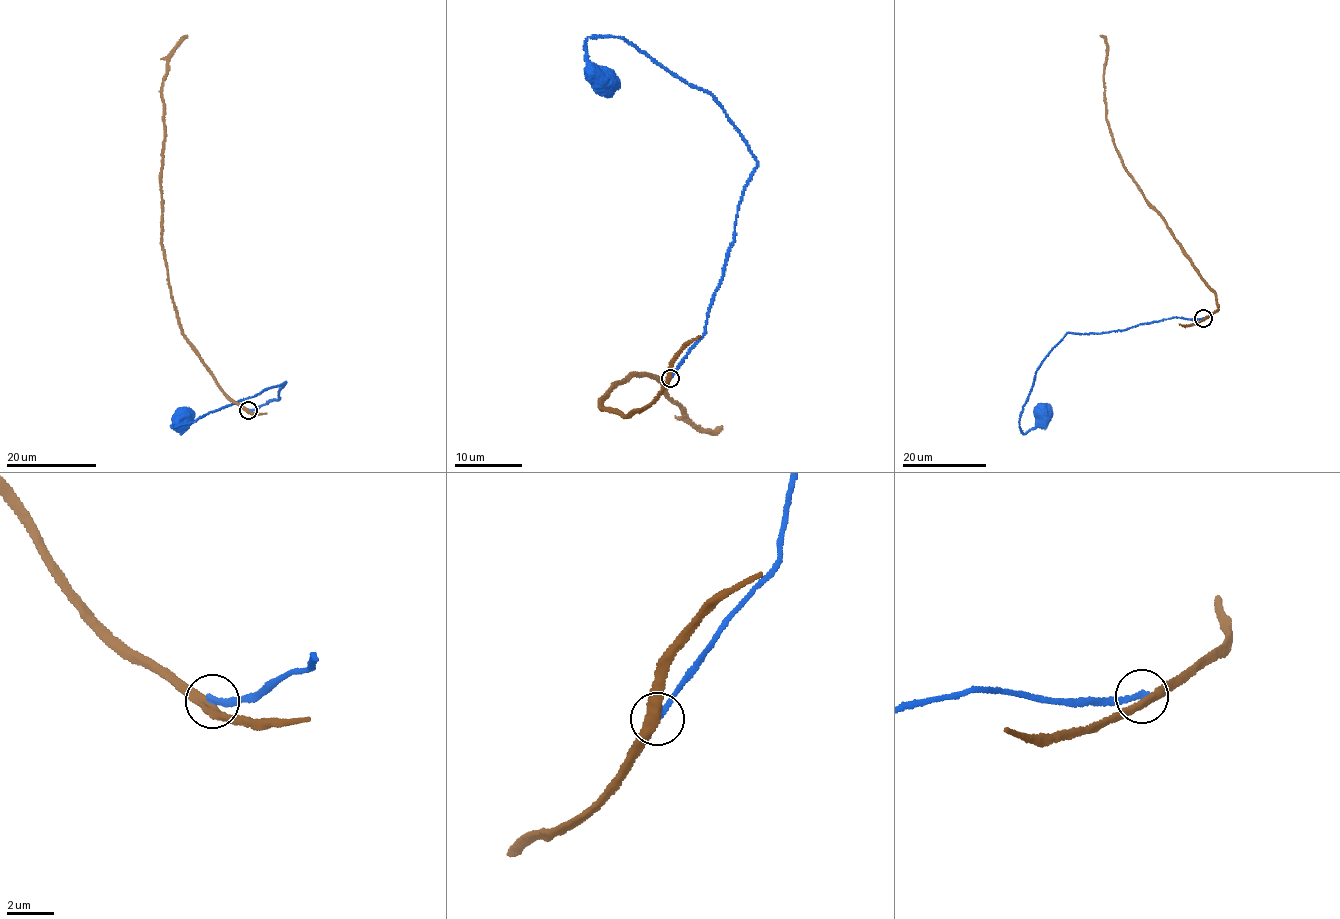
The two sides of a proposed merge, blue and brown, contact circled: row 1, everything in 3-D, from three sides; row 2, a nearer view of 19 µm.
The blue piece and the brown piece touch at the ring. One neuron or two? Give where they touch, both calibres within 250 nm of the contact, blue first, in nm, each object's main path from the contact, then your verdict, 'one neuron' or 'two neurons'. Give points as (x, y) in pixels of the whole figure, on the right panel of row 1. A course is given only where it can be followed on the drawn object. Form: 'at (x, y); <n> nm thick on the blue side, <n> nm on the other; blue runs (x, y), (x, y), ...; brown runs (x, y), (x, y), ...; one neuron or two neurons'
at (1203, 318); 240 nm thick on the blue side, 360 nm on the other; blue runs (1203, 318), (1175, 317), (1122, 330), (1064, 334), (1036, 371), (1018, 423), (1023, 433), (1034, 427), (1041, 416); brown runs (1203, 319), (1217, 309), (1216, 295), (1147, 199), (1115, 146), (1106, 119), (1106, 55), (1100, 35); two neurons

